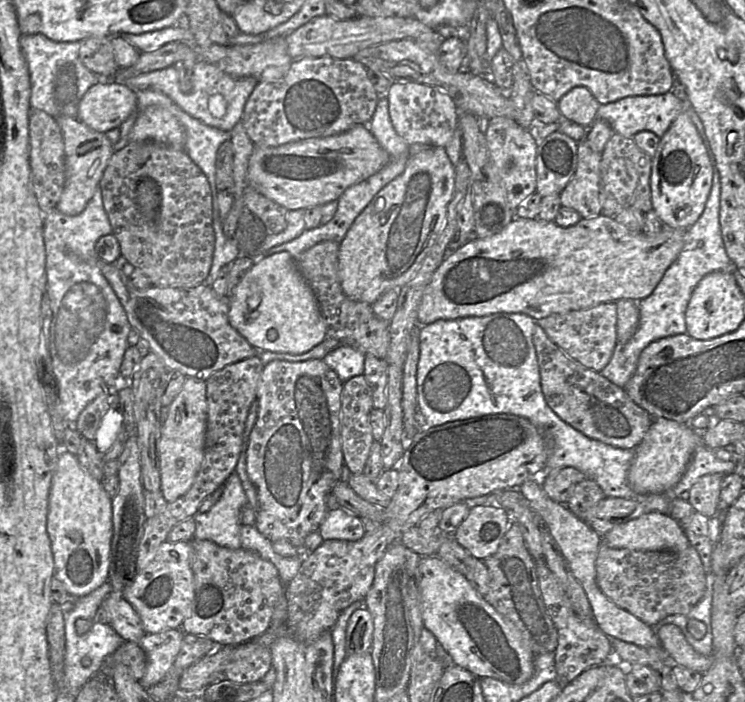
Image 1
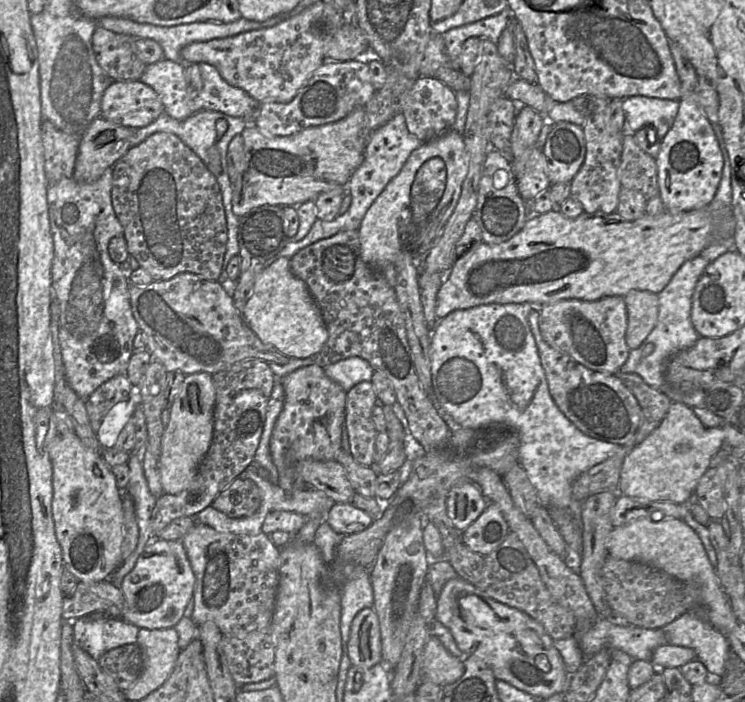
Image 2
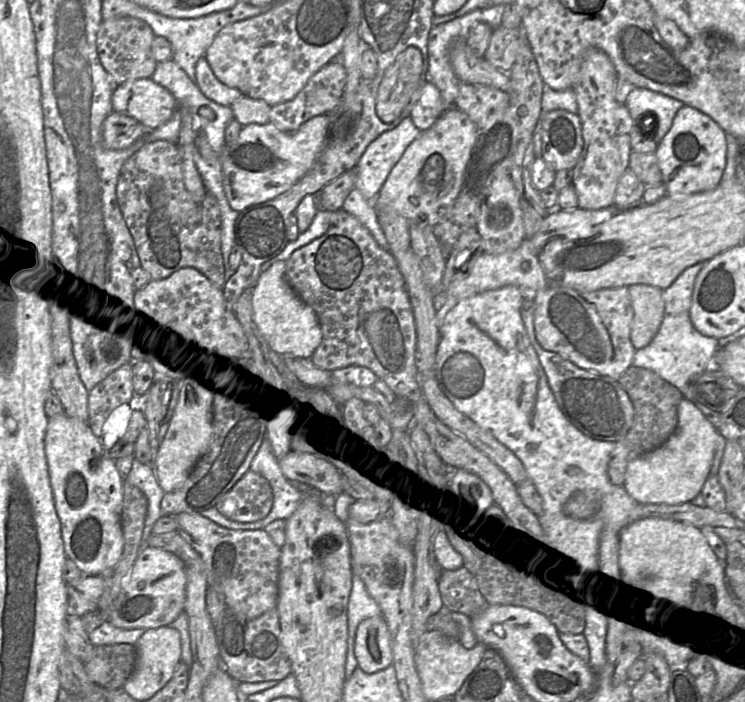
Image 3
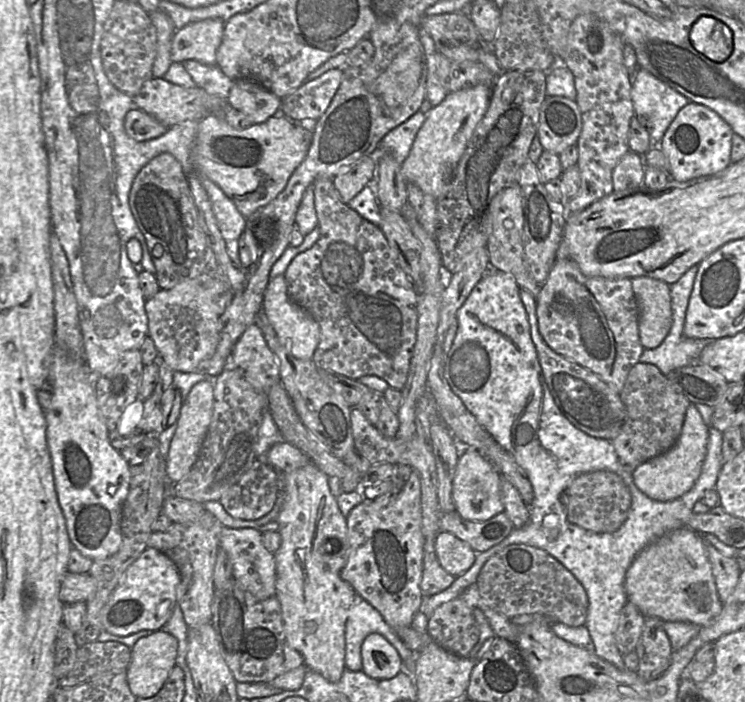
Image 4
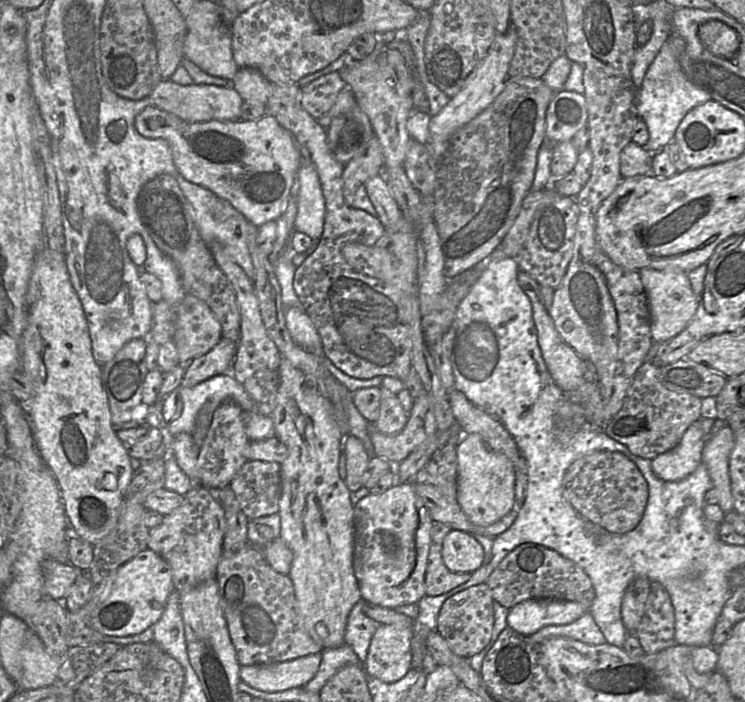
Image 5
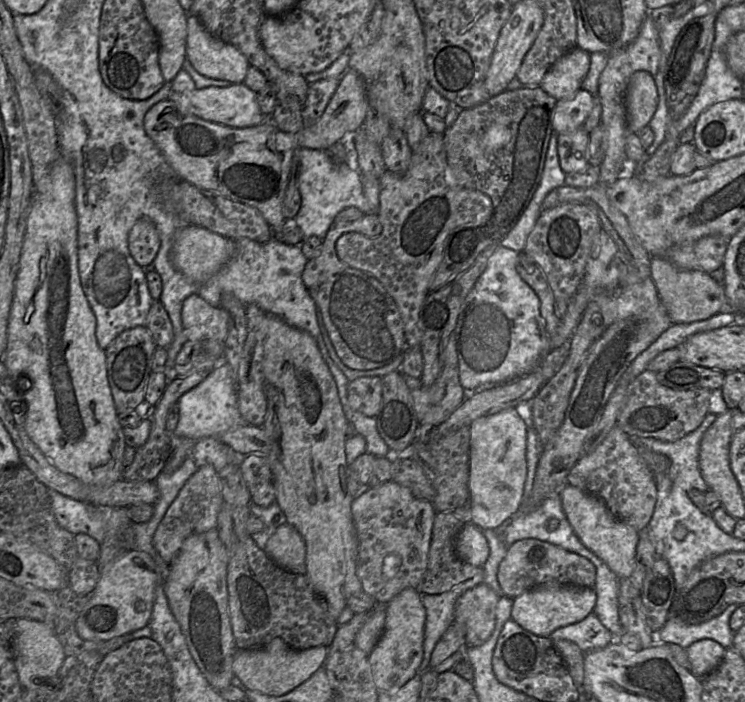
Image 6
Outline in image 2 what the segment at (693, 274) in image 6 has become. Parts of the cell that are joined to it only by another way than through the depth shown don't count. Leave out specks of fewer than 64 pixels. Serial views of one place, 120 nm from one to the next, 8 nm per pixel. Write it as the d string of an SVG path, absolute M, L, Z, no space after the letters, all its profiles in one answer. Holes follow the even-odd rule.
M631 290L624 296L628 326L626 343L630 350L639 348L657 324L659 312L658 294Z

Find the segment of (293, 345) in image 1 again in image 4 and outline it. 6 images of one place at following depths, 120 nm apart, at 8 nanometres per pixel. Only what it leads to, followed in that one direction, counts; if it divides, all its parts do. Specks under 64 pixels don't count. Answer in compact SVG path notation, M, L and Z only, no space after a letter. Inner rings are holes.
M284 275L270 278L264 292L262 309L287 350L298 359L312 359L320 341L320 327L309 312L290 298Z

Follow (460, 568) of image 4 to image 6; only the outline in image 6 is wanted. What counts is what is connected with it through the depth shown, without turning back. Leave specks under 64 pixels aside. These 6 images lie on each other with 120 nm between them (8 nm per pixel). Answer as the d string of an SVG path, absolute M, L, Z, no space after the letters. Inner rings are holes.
M473 523L464 524L454 544L459 559L476 567L483 567L490 554L488 541L481 529Z

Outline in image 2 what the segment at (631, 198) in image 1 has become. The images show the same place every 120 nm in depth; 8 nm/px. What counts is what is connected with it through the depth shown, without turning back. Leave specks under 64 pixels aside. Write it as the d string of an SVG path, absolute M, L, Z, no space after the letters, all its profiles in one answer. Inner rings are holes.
M623 134L619 166L621 187L642 193L647 200L659 195L656 158L643 151L633 135Z

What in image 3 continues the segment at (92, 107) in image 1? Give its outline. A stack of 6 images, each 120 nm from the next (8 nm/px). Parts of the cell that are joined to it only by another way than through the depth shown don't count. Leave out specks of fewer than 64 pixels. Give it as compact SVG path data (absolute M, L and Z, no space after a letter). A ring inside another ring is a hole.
M151 78L118 84L111 101L113 112L130 116L149 130L167 122L178 109L175 97Z

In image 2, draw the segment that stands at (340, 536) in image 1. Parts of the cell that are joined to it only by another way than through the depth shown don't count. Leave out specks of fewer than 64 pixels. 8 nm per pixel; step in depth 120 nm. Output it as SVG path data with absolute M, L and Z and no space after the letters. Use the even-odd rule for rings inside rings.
M334 503L327 512L325 521L332 529L343 535L361 532L372 523L372 517L352 503Z

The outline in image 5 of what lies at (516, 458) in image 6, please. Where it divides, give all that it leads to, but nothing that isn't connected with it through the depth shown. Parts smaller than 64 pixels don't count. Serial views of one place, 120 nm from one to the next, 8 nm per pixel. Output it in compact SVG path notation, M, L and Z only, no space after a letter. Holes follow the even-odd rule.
M463 434L457 446L457 502L471 522L491 525L516 508L516 472L510 461L493 452L479 434Z

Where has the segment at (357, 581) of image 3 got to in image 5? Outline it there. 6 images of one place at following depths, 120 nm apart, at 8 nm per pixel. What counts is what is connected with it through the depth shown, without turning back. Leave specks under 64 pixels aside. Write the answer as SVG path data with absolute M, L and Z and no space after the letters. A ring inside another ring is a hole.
M362 598L351 609L345 629L347 643L359 660L364 663L371 638L381 623L368 617L364 612L366 602Z

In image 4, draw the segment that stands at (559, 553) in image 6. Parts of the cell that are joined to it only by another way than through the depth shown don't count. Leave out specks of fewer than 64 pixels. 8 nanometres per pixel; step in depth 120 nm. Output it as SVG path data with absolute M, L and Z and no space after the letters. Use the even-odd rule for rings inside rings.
M512 544L505 547L486 561L476 584L486 604L509 619L522 614L540 614L552 622L571 627L586 624L589 600L585 588L556 558L540 548L527 544Z

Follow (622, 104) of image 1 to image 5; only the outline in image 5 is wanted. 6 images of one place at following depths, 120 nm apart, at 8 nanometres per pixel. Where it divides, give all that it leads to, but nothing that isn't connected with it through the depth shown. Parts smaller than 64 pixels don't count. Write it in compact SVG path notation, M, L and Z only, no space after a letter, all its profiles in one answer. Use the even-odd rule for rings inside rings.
M665 42L648 68L640 88L636 90L636 112L646 123L649 131L649 140L644 148L652 156L661 151L673 141L675 132L685 115L710 100L709 94L686 79L671 45Z

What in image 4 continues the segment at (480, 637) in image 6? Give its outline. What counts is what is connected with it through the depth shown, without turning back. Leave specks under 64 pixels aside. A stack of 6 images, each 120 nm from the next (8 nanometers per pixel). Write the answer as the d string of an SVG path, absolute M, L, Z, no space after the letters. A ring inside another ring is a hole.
M459 597L441 604L433 612L428 619L427 633L439 645L465 657L469 657L479 640L473 608Z

